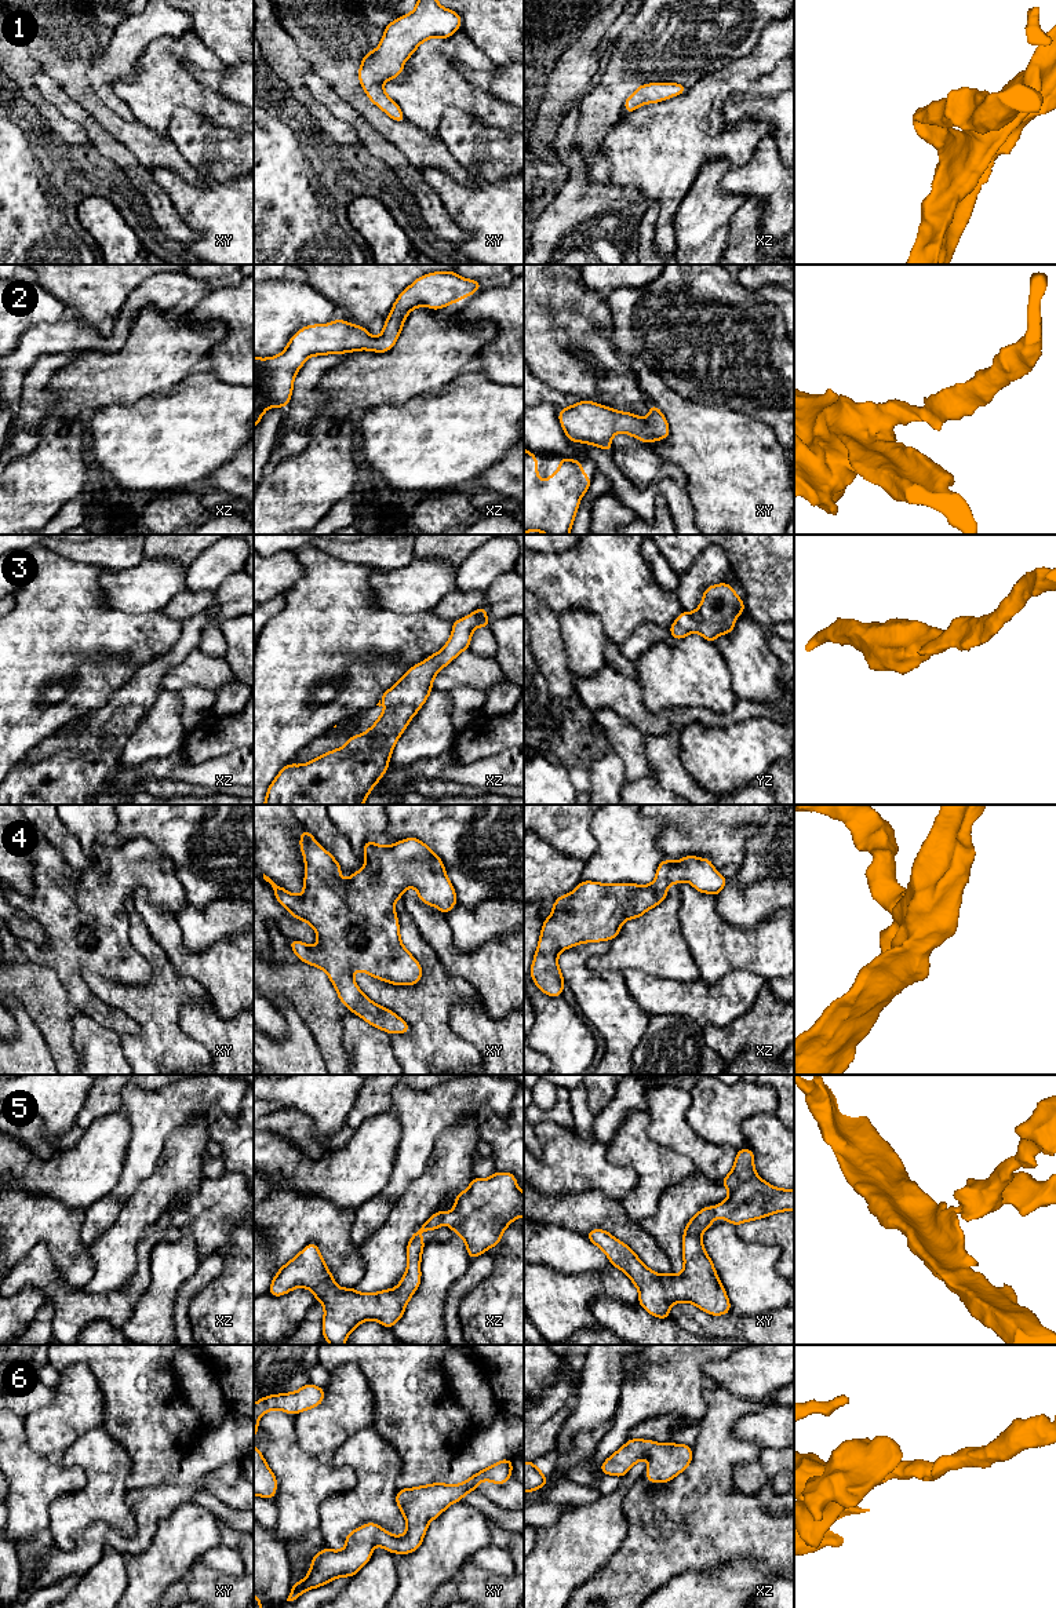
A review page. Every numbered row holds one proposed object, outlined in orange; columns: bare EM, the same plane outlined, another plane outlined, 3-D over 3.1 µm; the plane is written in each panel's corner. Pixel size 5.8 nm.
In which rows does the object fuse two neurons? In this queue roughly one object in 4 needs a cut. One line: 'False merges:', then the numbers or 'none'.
False merges: none

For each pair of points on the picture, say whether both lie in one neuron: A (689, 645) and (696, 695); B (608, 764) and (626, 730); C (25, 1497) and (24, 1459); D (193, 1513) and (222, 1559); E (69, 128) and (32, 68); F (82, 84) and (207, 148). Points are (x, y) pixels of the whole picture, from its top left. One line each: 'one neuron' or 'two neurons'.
A: one neuron
B: two neurons
C: one neuron
D: two neurons
E: one neuron
F: two neurons

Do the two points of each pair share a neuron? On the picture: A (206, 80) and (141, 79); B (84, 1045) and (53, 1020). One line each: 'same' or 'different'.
A: different
B: different

